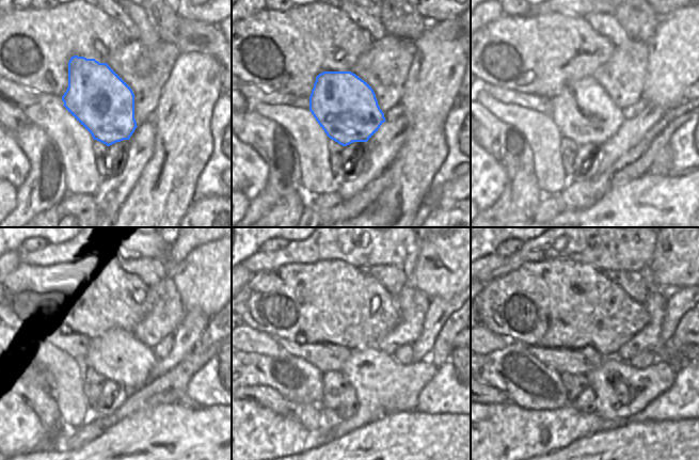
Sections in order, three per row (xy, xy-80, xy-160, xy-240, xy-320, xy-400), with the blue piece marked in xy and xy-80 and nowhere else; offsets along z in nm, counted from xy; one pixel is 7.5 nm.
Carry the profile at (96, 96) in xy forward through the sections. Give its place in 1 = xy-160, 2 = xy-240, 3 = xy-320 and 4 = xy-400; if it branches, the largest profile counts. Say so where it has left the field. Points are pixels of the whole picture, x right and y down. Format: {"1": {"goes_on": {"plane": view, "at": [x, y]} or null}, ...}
{"1": {"goes_on": {"plane": "xy-160", "at": [583, 111]}}, "2": {"goes_on": {"plane": "xy-240", "at": [116, 355]}}, "3": {"goes_on": {"plane": "xy-320", "at": [383, 385]}}, "4": {"goes_on": {"plane": "xy-400", "at": [621, 390]}}}

